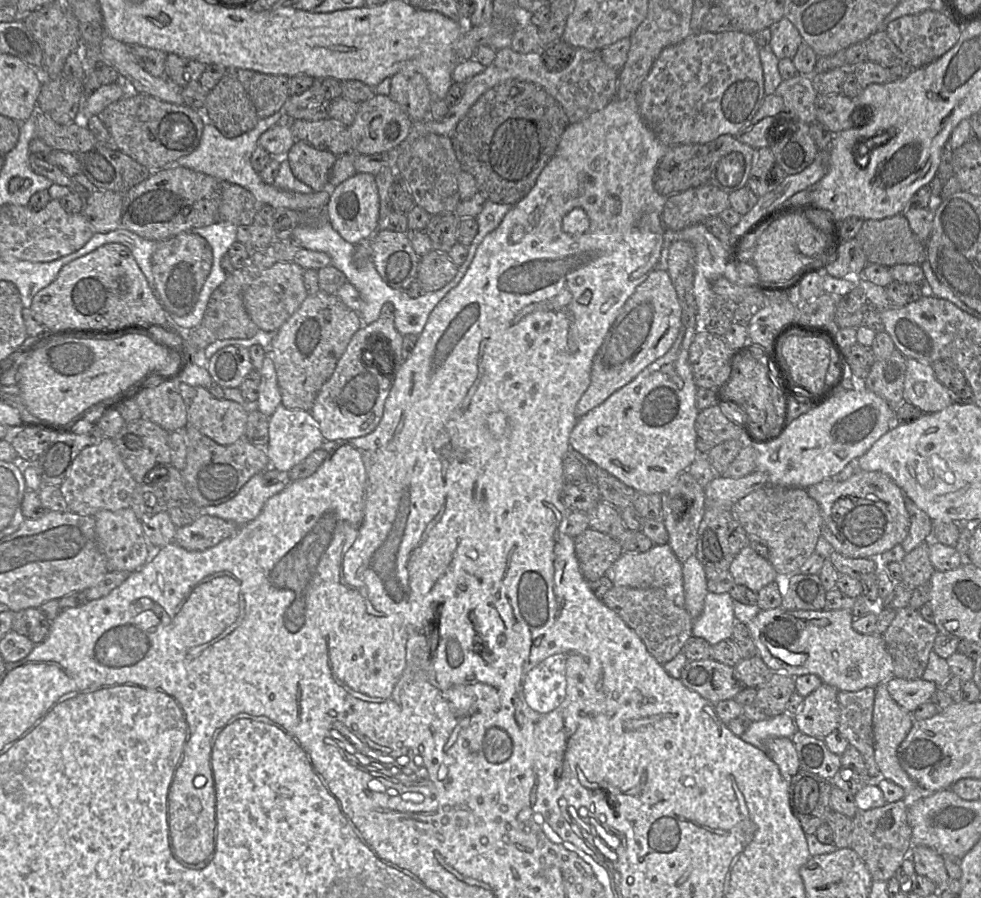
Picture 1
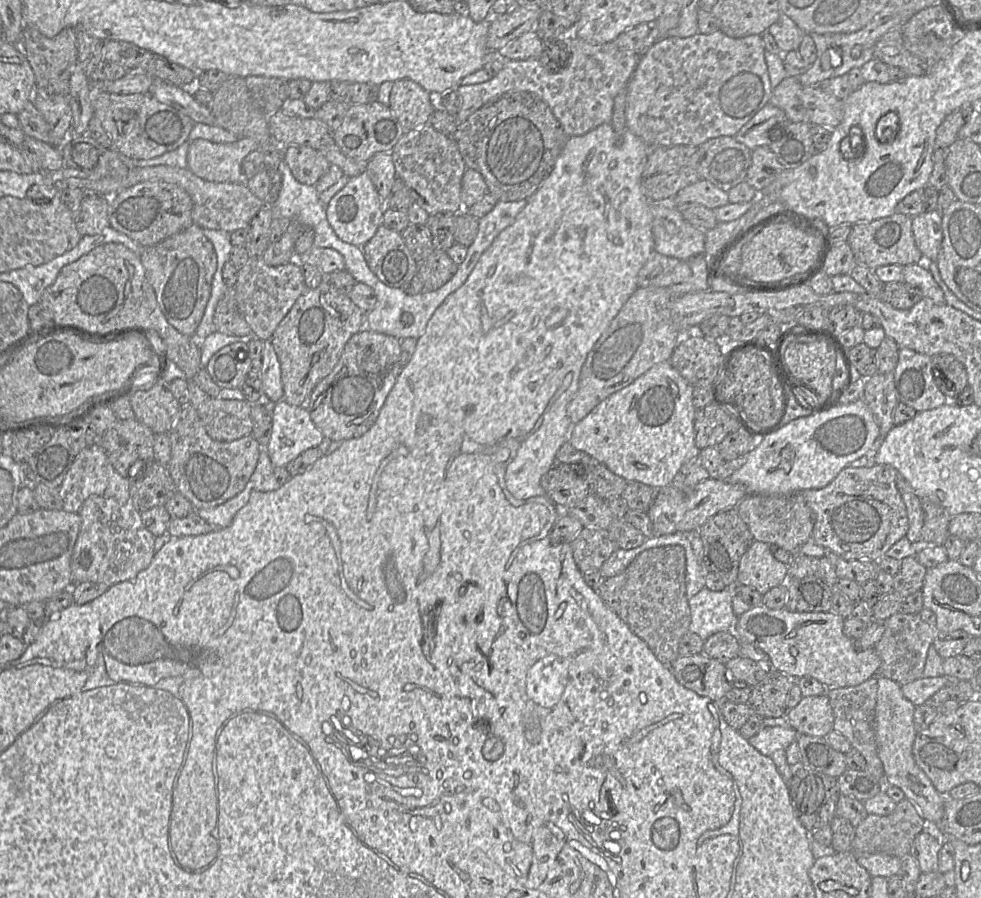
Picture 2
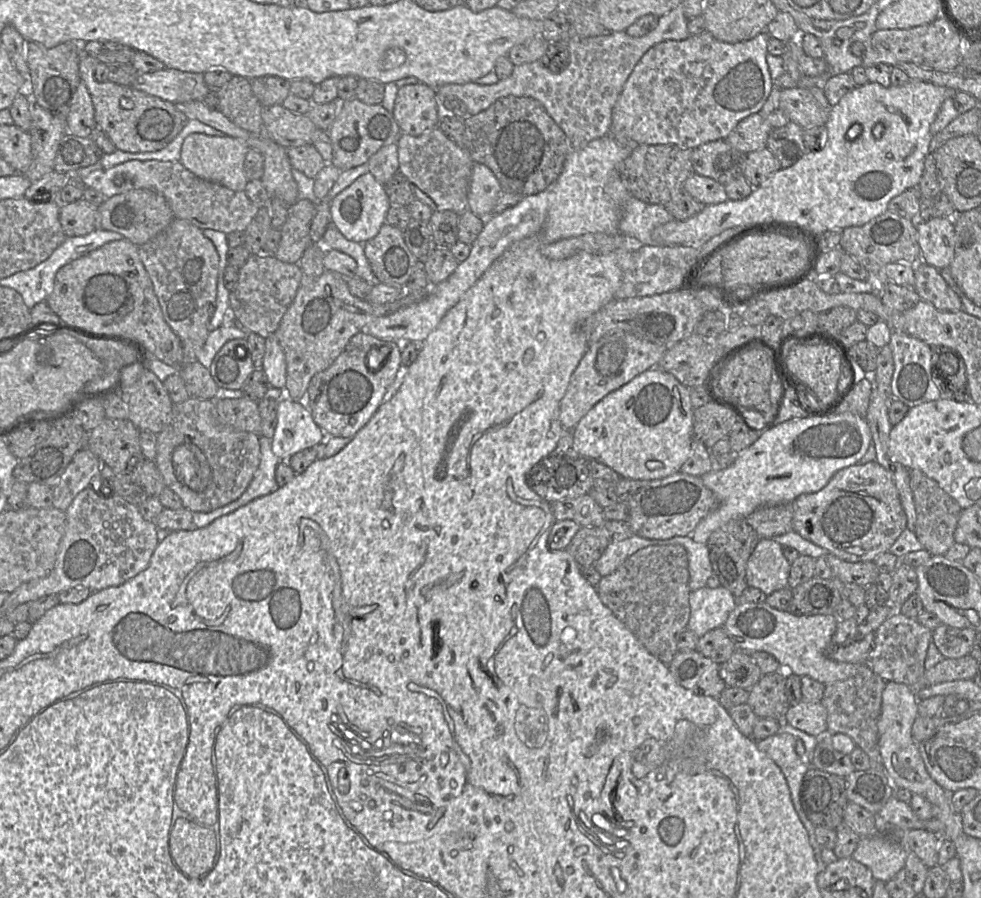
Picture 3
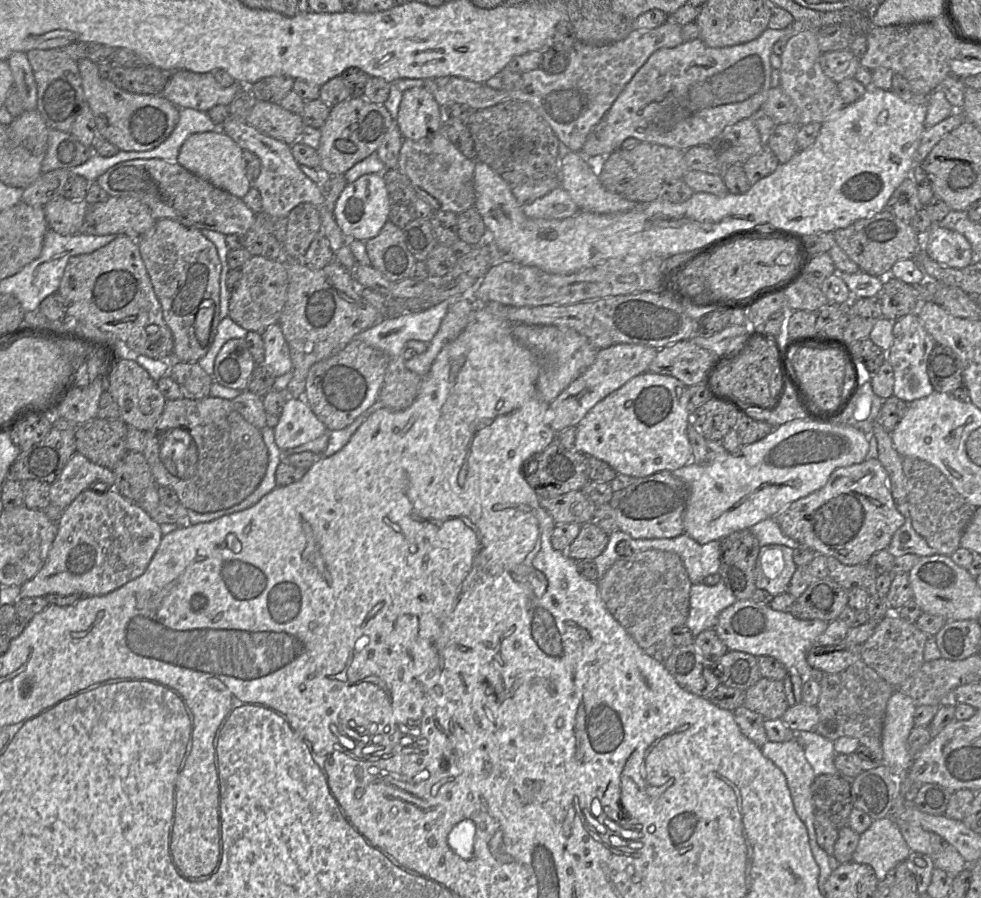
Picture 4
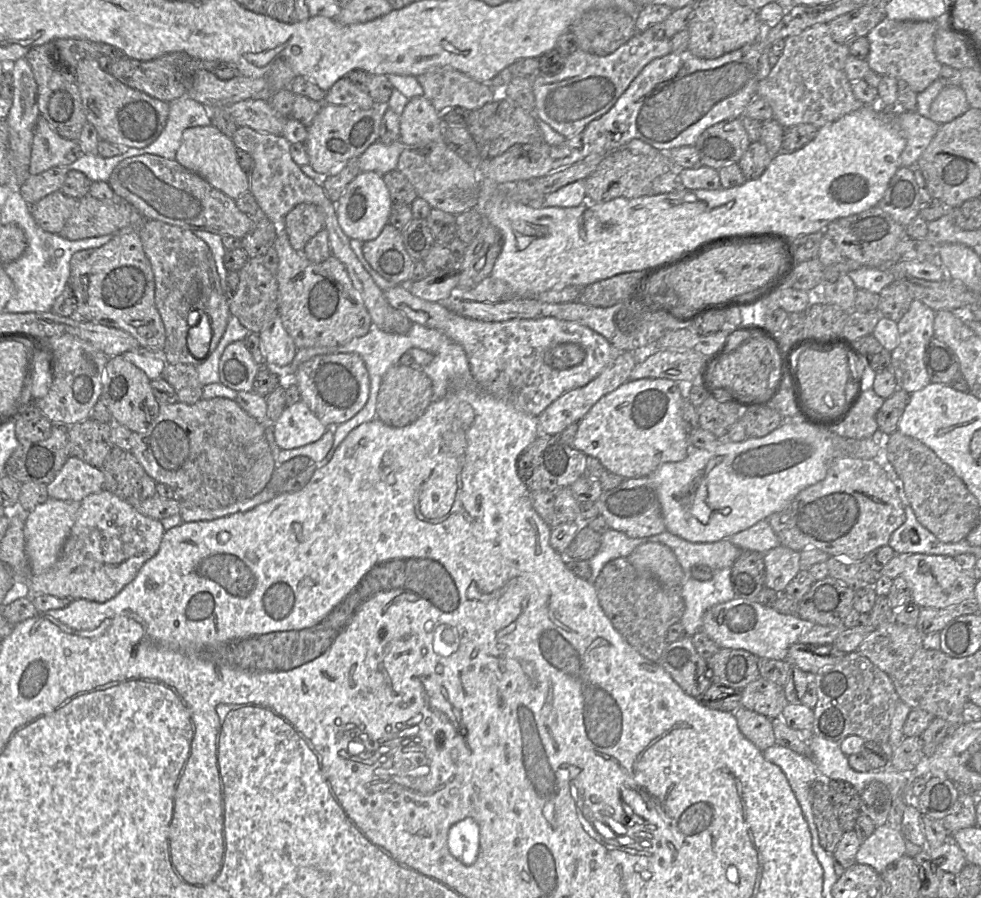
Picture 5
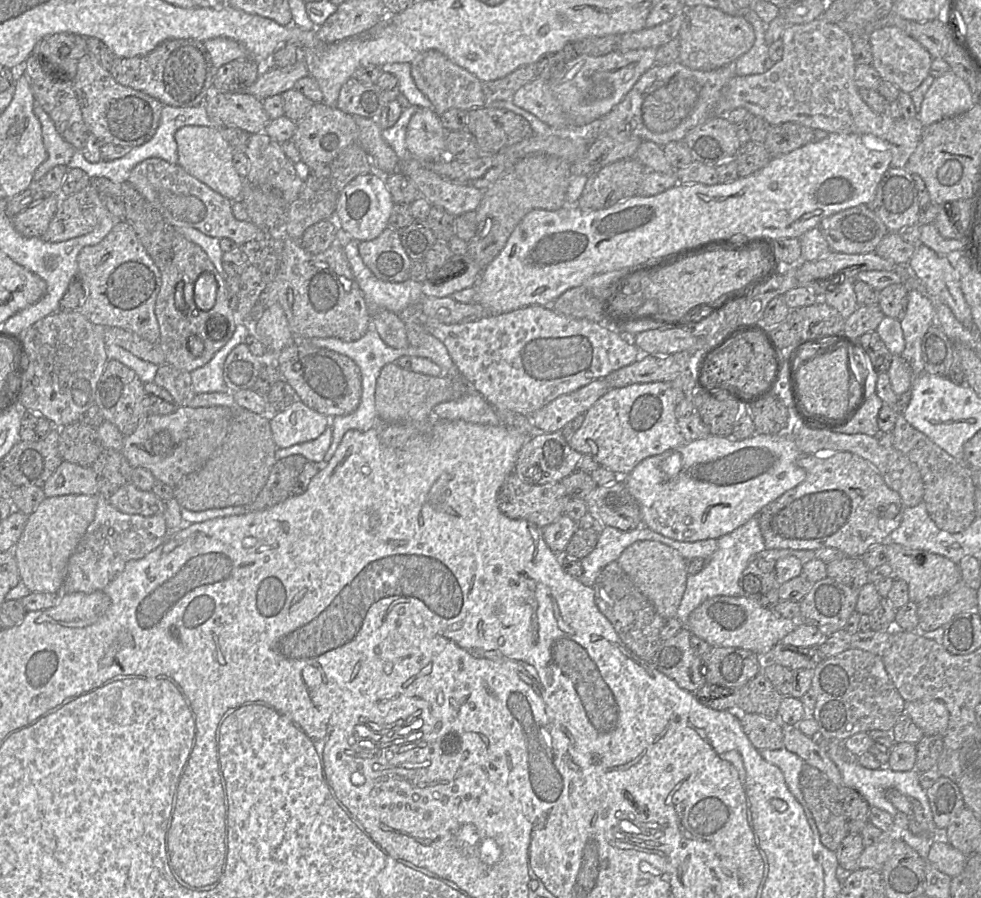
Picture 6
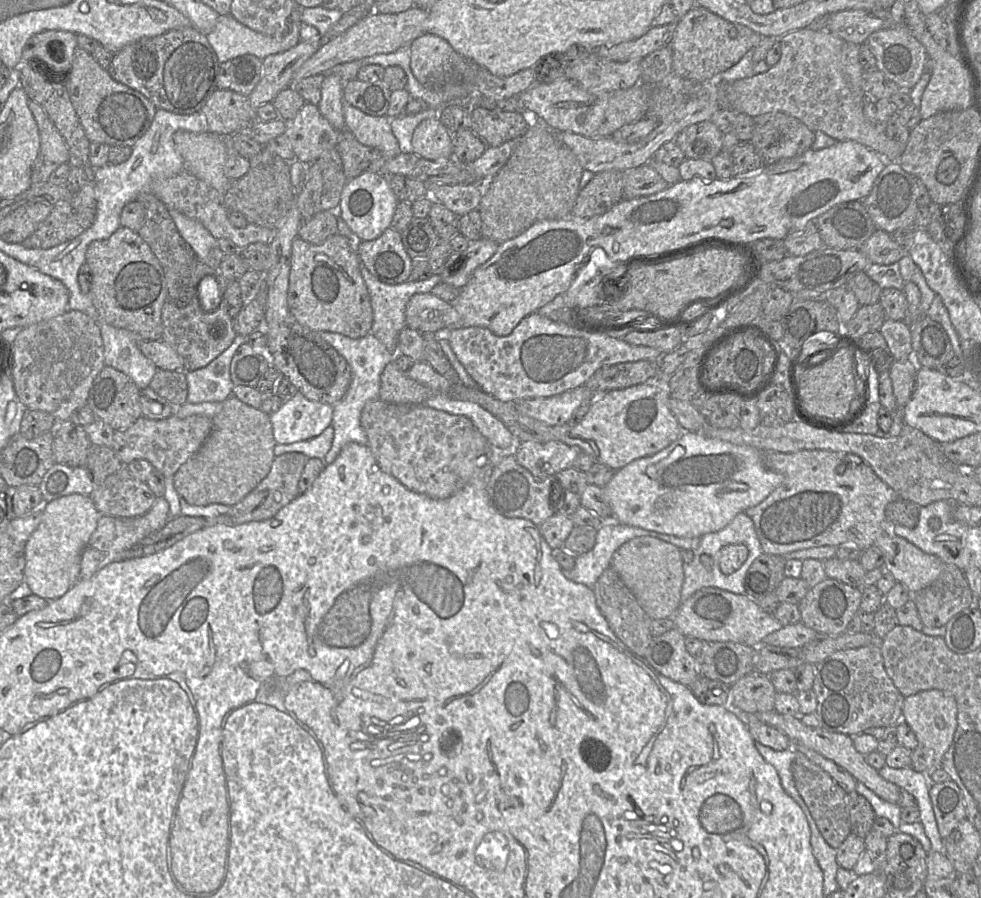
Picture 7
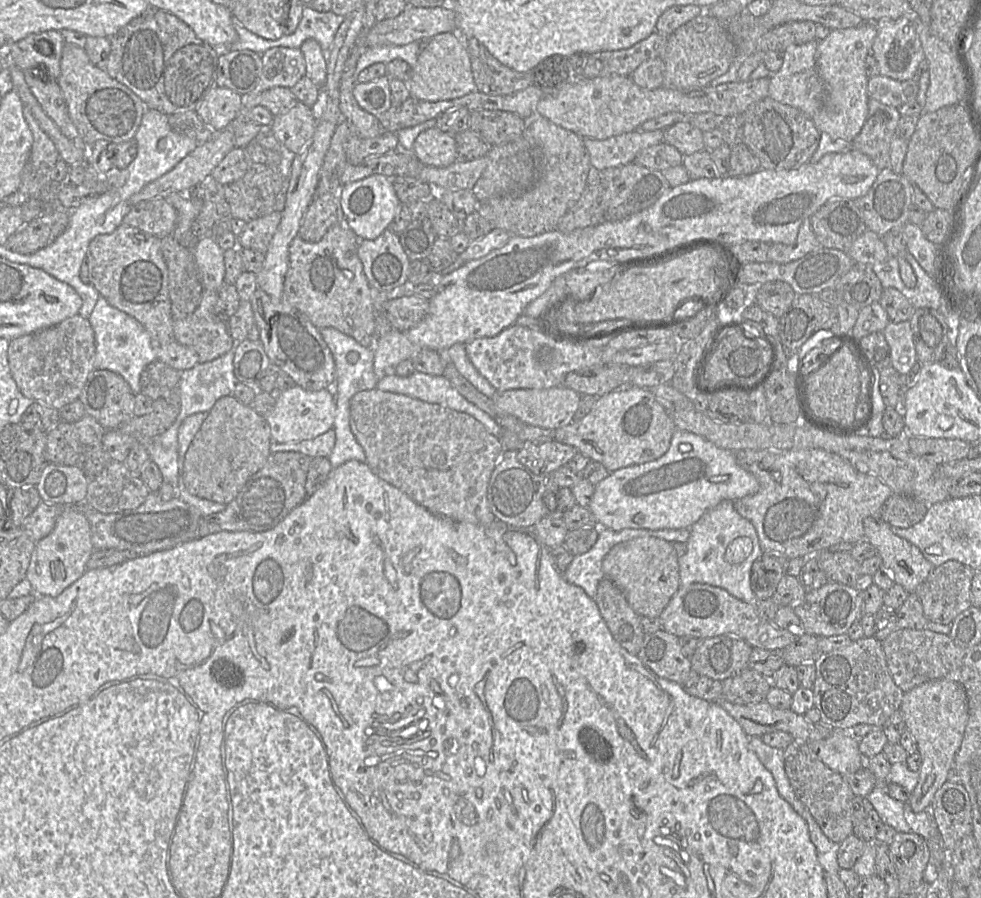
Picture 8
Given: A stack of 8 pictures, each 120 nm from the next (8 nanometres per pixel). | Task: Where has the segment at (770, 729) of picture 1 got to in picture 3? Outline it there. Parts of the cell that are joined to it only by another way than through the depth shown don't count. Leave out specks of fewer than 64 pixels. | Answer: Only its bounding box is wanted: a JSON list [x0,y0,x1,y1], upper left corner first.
[756,731,826,868]

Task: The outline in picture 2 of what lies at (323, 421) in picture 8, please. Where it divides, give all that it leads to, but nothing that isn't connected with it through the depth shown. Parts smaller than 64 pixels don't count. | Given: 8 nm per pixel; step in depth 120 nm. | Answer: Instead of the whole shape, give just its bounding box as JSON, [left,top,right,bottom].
[265,399,324,467]

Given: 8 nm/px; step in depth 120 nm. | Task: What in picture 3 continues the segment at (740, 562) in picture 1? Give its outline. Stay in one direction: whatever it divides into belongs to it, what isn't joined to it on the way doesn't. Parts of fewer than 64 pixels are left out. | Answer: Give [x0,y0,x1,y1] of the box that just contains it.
[747,538,790,595]

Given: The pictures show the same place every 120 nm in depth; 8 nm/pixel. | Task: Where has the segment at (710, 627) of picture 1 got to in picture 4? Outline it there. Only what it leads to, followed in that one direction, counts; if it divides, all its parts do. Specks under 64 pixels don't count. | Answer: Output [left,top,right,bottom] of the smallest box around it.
[686,578,736,637]

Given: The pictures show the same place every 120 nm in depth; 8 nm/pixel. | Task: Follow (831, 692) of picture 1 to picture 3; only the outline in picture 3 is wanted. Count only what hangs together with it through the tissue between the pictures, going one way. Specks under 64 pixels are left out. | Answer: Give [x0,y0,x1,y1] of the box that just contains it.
[784,700,828,738]

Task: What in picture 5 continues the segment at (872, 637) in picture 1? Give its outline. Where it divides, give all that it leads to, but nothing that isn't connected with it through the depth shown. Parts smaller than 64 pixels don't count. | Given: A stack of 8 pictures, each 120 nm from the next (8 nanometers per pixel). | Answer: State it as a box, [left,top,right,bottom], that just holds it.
[702,598,815,660]

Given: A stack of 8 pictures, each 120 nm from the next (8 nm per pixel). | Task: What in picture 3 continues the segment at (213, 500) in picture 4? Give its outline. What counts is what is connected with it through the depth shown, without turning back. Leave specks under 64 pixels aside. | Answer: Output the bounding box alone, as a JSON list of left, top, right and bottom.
[155,397,260,512]

